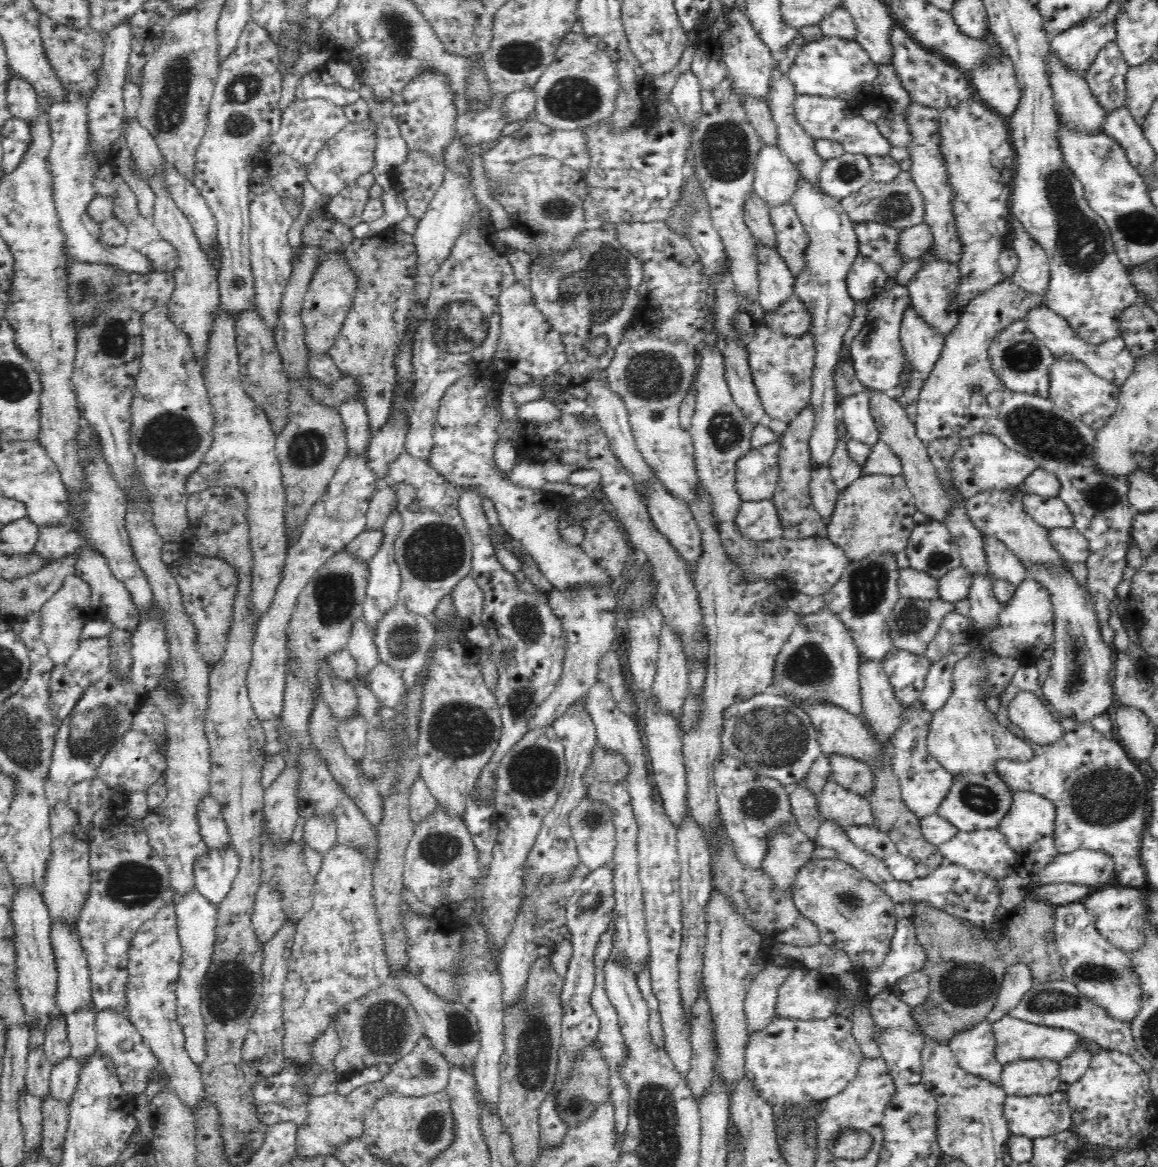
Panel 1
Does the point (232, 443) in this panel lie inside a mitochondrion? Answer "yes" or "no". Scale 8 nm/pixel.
no

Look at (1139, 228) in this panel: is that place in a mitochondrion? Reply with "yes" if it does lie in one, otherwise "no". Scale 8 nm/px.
yes

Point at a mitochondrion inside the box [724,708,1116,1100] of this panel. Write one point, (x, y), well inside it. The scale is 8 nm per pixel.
(965, 985)

